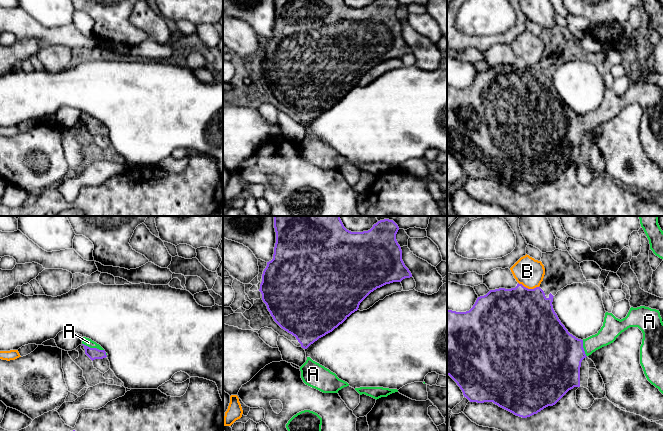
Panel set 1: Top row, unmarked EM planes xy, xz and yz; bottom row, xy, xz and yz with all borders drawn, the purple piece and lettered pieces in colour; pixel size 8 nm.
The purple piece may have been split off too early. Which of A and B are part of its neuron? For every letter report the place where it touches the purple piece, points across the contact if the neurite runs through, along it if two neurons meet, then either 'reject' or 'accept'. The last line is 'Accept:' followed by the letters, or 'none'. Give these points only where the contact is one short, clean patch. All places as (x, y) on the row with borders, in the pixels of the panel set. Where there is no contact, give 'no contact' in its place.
A: xy (93, 348) | across xy (93, 353), (93, 348), (88, 342) | accept
B: yz (527, 288) | reject
Accept: A

